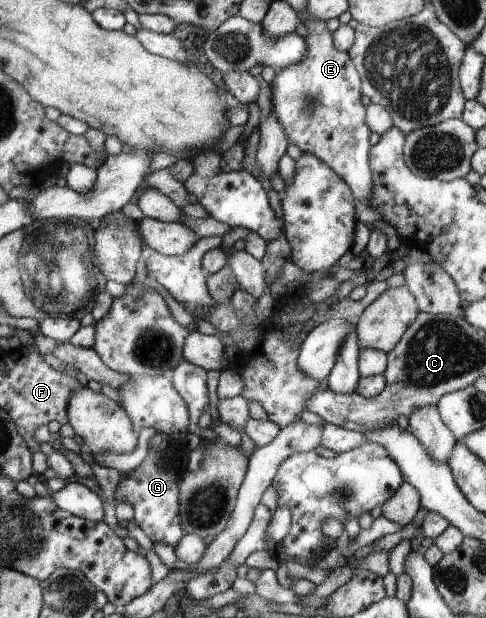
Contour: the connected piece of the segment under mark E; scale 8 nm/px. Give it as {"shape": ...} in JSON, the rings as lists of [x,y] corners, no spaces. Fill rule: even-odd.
{"shape":[[[309,16],[308,18],[302,19],[303,25],[307,27],[307,35],[304,37],[307,49],[305,55],[301,58],[301,61],[297,63],[288,65],[284,67],[277,75],[274,77],[272,83],[272,112],[275,114],[275,117],[281,122],[283,131],[287,136],[289,145],[297,145],[303,154],[311,154],[312,156],[317,156],[323,163],[326,163],[337,172],[344,180],[346,180],[347,185],[351,188],[351,191],[354,192],[355,199],[361,200],[363,203],[366,203],[367,200],[371,199],[371,194],[373,191],[373,178],[369,165],[370,158],[370,149],[371,143],[369,143],[369,135],[371,135],[371,129],[366,124],[366,107],[361,103],[361,76],[359,75],[358,68],[355,67],[351,55],[347,52],[343,52],[339,49],[333,38],[333,33],[327,28],[327,22],[325,20],[320,20],[319,18],[314,18]]]}

